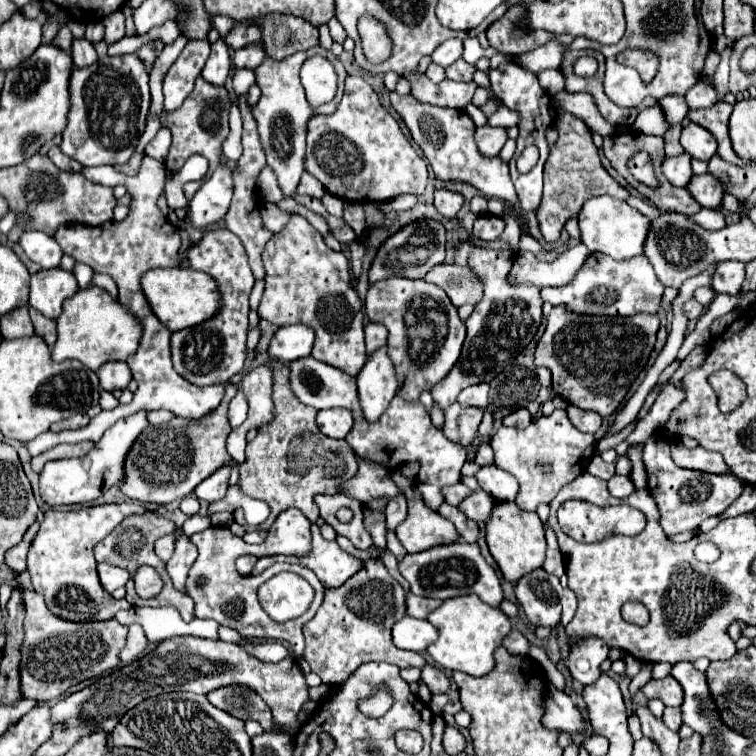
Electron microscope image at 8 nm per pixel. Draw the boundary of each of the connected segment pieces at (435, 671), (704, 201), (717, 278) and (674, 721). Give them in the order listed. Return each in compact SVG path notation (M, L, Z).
M429 664L421 670L421 680L429 686L431 694L447 694L449 686L451 686L449 678L439 668L429 666Z
M693 174L687 190L705 208L717 208L721 204L723 192L725 192L723 186L721 186L721 180L719 178L713 178L711 174L703 174L703 176Z
M721 262L711 278L711 288L721 294L735 296L741 292L745 282L745 264L743 262Z
M665 708L663 712L663 722L669 730L677 732L679 726L681 726L681 710L679 708Z

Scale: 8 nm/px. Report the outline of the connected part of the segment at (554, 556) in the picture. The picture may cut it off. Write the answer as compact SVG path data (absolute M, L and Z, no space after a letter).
M547 530L547 558L545 558L545 564L543 568L549 572L549 574L555 574L555 576L563 576L565 574L565 564L563 564L563 554L557 546L557 538L553 534L553 530Z

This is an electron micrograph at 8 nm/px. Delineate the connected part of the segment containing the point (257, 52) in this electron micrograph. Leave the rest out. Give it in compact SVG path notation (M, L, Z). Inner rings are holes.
M257 42L253 46L245 46L245 48L241 48L241 50L237 50L233 54L233 66L235 66L235 70L241 70L241 68L255 70L263 60L265 60L265 52L263 52L261 42Z

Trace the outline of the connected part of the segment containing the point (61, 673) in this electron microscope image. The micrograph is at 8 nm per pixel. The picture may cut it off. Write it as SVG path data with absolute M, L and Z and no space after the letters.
M25 590L23 596L27 616L24 619L23 644L21 644L21 694L31 700L55 700L67 688L101 676L119 664L119 650L127 640L127 626L115 618L105 622L67 622L51 614L43 596L35 590Z

